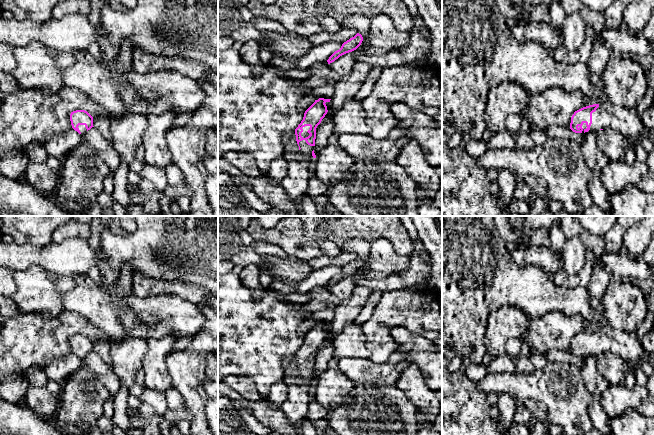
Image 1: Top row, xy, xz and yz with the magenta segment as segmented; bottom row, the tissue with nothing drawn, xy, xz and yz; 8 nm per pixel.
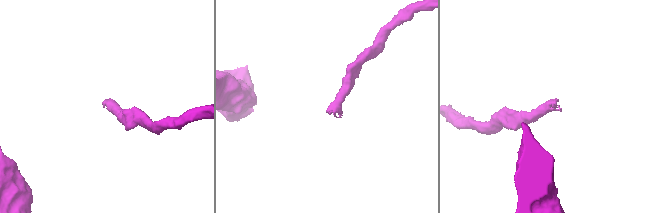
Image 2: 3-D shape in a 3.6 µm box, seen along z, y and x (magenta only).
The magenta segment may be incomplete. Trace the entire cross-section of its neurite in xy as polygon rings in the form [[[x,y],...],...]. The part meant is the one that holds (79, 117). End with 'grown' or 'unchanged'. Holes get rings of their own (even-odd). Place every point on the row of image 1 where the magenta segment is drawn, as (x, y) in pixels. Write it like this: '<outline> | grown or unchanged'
[[[85,110],[71,112],[70,121],[72,128],[79,134],[84,135],[93,126],[93,117]]] | grown

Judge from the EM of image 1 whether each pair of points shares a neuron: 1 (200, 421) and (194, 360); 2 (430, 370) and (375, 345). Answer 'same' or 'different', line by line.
1: same
2: different

